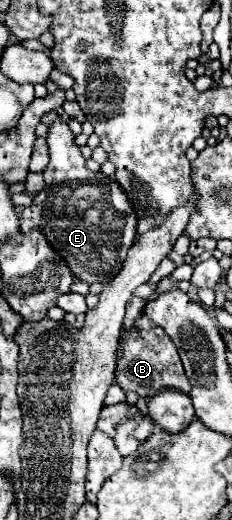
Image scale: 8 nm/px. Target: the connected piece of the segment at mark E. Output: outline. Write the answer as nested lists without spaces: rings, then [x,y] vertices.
[[[58,119],[48,125],[46,145],[50,163],[42,173],[44,189],[34,197],[30,207],[20,207],[20,231],[30,233],[32,227],[44,229],[48,243],[68,261],[72,273],[82,281],[110,281],[120,271],[126,251],[134,243],[138,219],[132,213],[132,205],[128,205],[128,197],[124,197],[116,181],[104,177],[100,171],[92,173],[86,169],[68,123]]]

